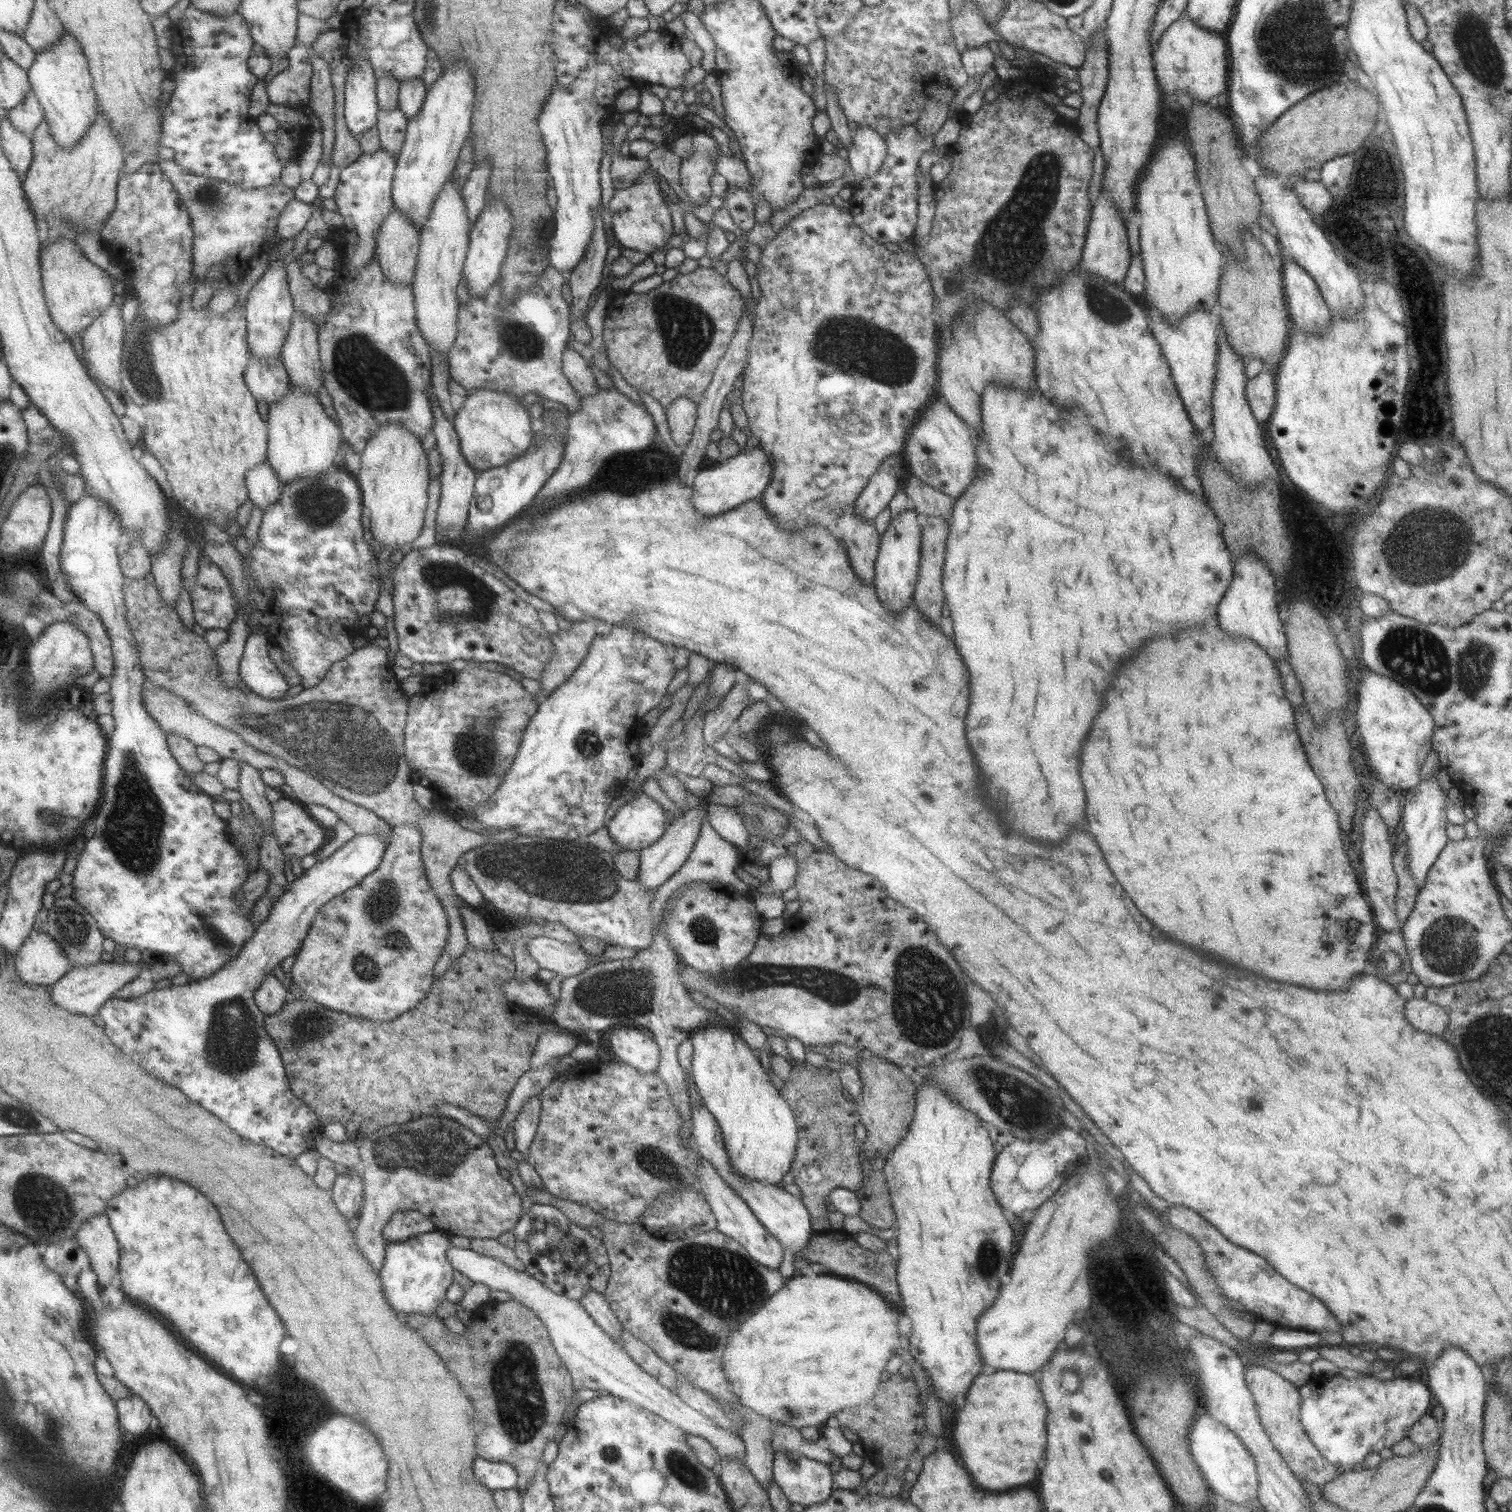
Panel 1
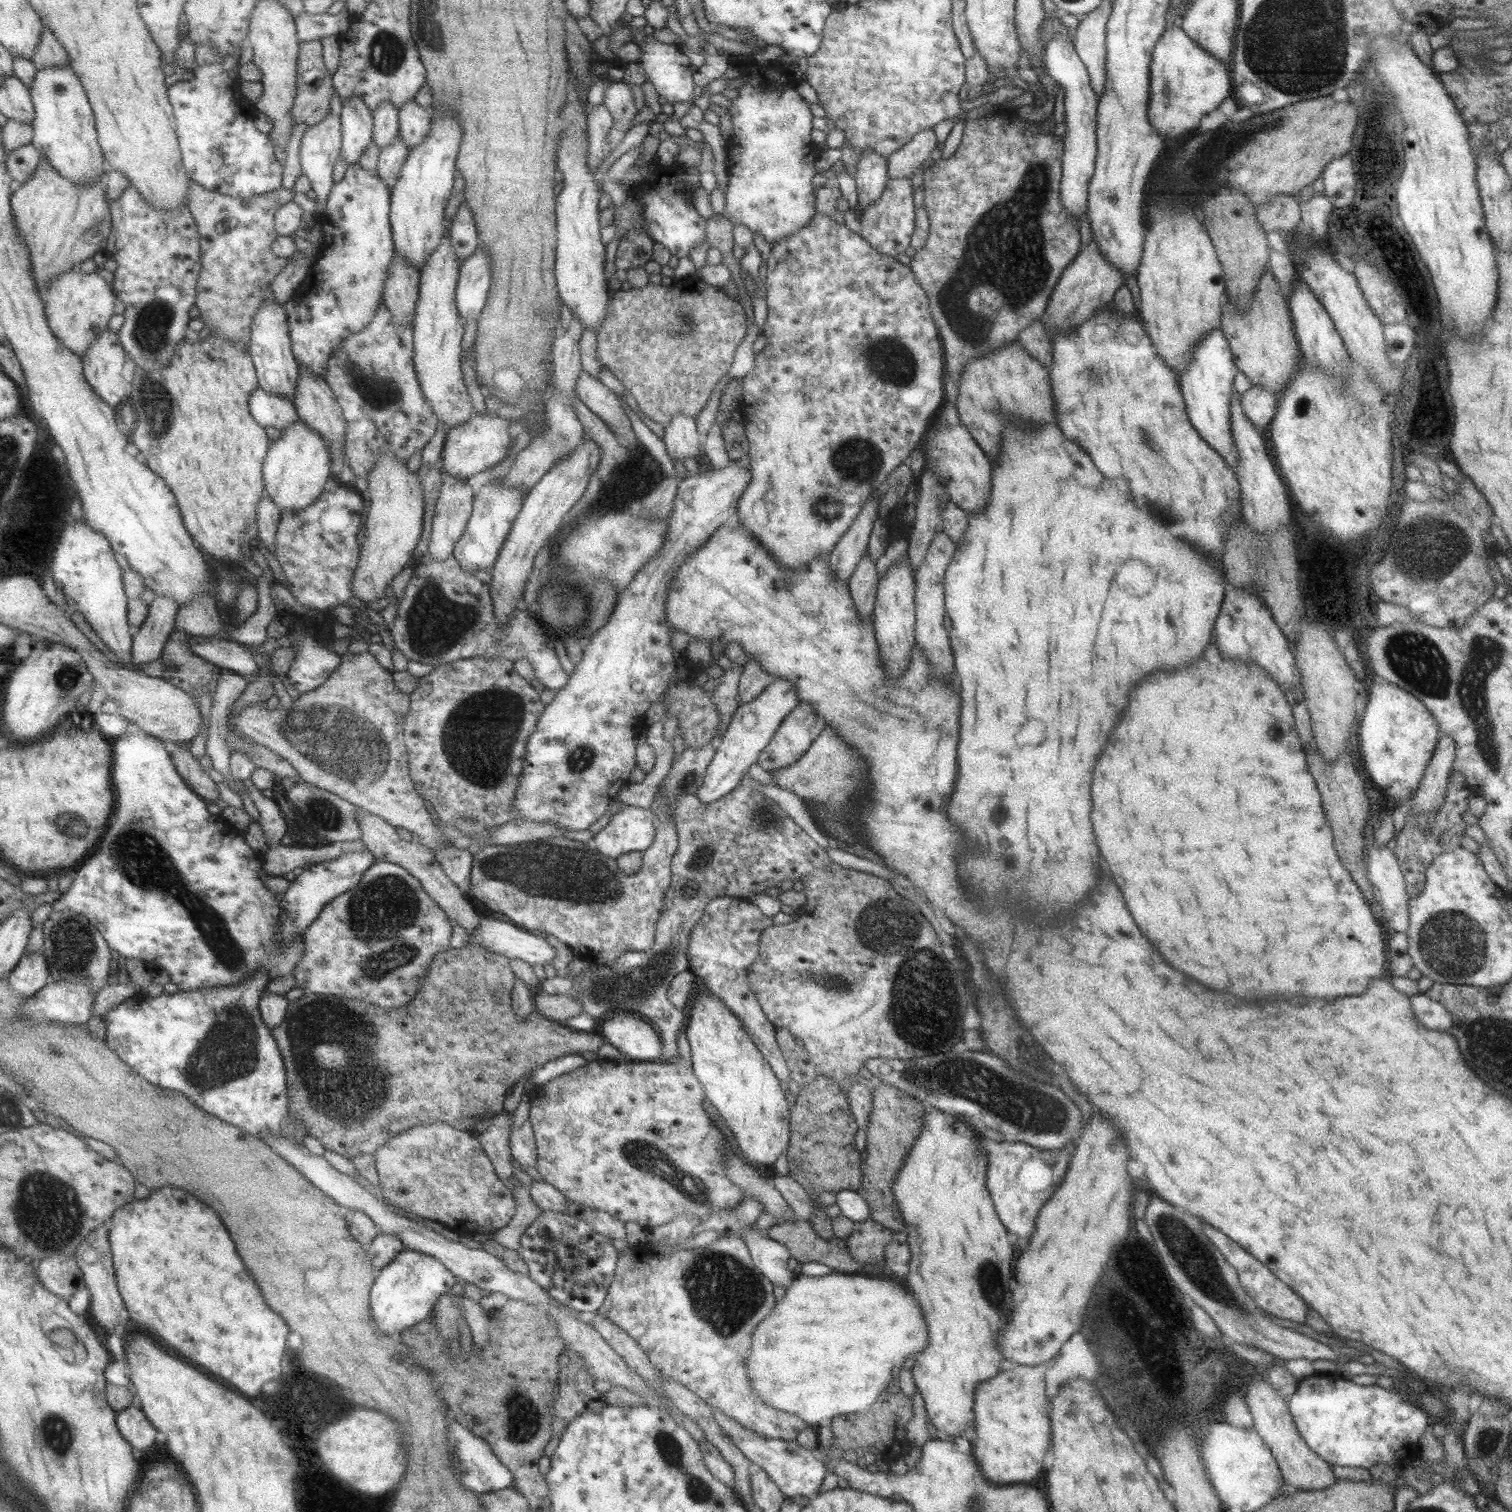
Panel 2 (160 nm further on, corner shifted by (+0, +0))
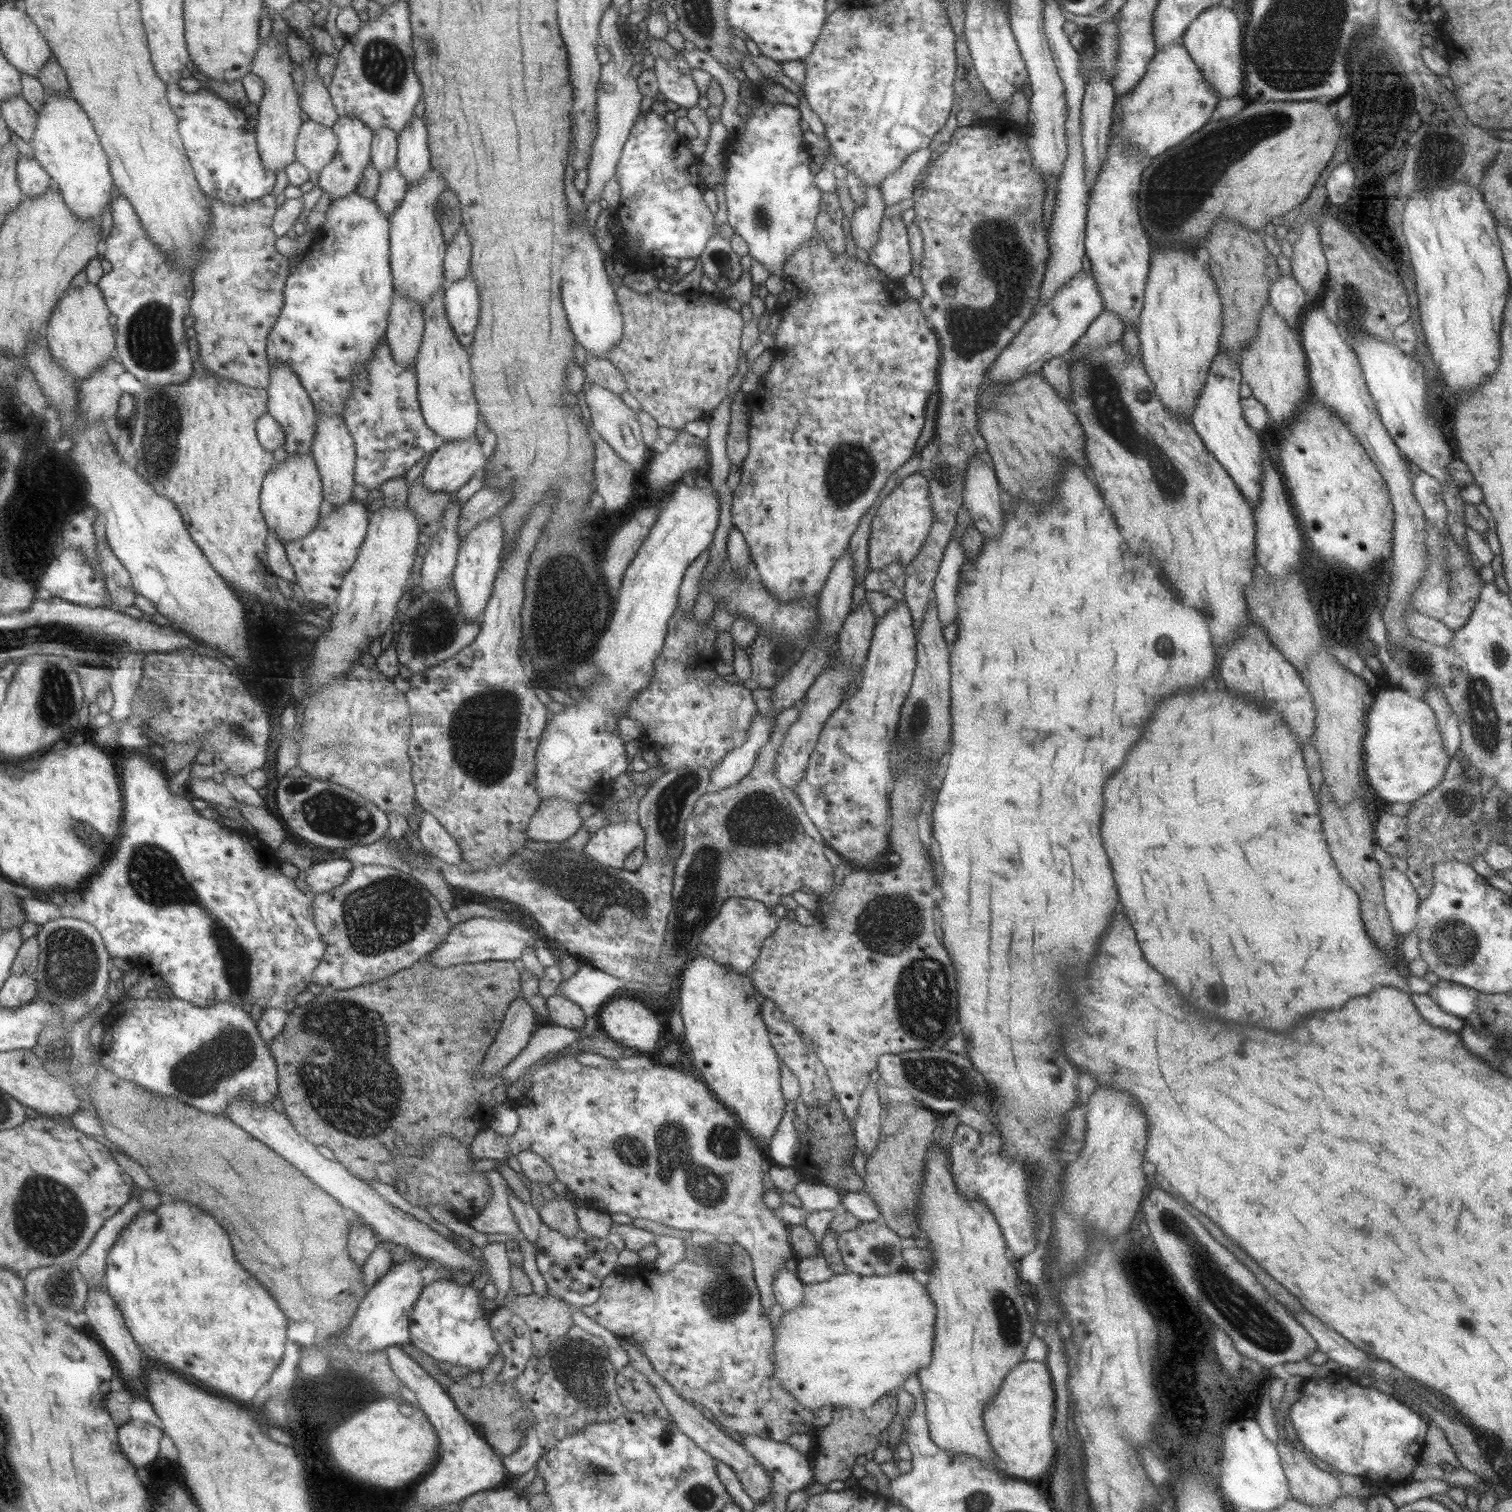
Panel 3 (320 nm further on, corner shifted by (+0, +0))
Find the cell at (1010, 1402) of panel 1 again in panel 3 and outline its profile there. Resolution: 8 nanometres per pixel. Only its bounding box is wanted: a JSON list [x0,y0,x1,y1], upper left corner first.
[981,1361,1056,1478]

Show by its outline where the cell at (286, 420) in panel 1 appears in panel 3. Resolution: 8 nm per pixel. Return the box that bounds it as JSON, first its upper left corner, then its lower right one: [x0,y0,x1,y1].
[259,454,323,544]

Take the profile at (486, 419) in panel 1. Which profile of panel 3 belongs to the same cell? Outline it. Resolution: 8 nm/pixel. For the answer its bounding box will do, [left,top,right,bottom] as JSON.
[419,436,487,495]

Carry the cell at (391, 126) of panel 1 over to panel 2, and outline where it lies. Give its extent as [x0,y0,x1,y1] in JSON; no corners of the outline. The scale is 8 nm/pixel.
[376,136,407,192]

